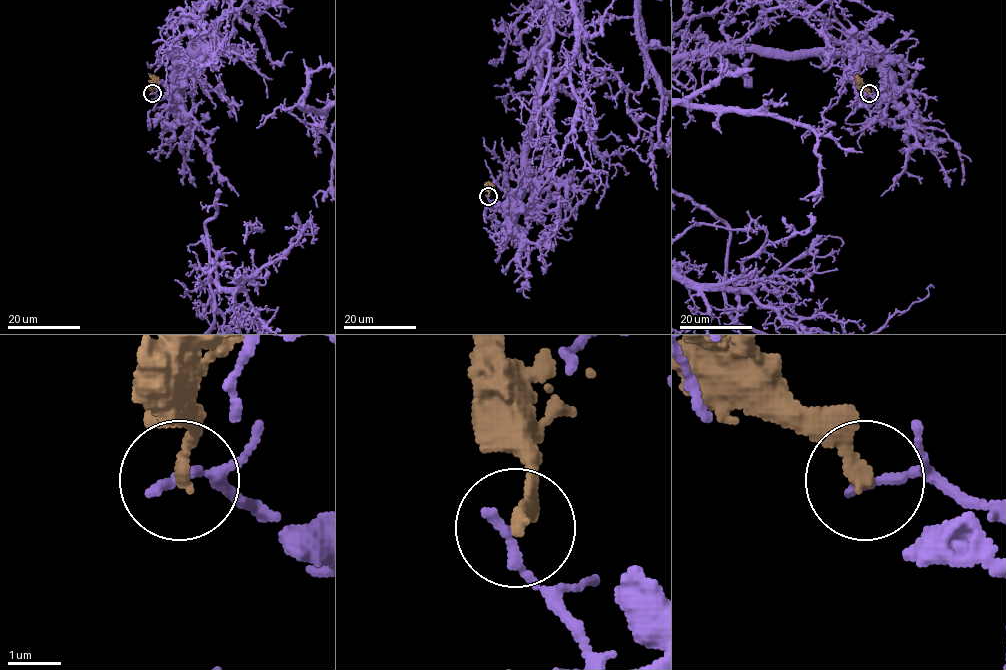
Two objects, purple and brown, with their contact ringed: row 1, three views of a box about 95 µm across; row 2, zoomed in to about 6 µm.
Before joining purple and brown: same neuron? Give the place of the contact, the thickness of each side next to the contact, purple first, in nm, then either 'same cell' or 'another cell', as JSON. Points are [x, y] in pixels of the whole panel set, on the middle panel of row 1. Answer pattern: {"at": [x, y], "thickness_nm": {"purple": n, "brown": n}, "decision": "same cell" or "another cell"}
{"at": [488, 196], "thickness_nm": {"purple": 200, "brown": 260}, "decision": "another cell"}

